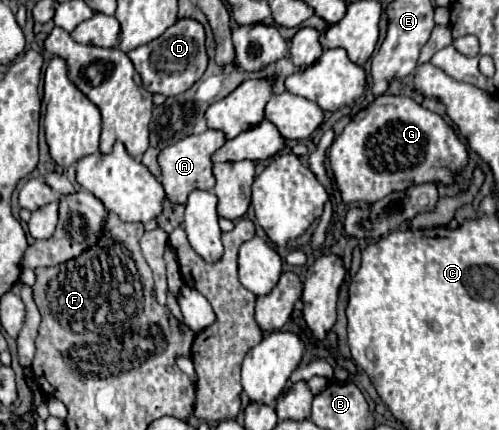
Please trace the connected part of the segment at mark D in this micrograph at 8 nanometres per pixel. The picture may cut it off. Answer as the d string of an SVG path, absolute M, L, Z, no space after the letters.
M178 19L172 27L168 27L158 39L128 51L136 71L142 77L142 85L150 93L162 93L166 97L180 95L190 89L204 73L208 65L208 55L204 47L204 27L194 19Z

